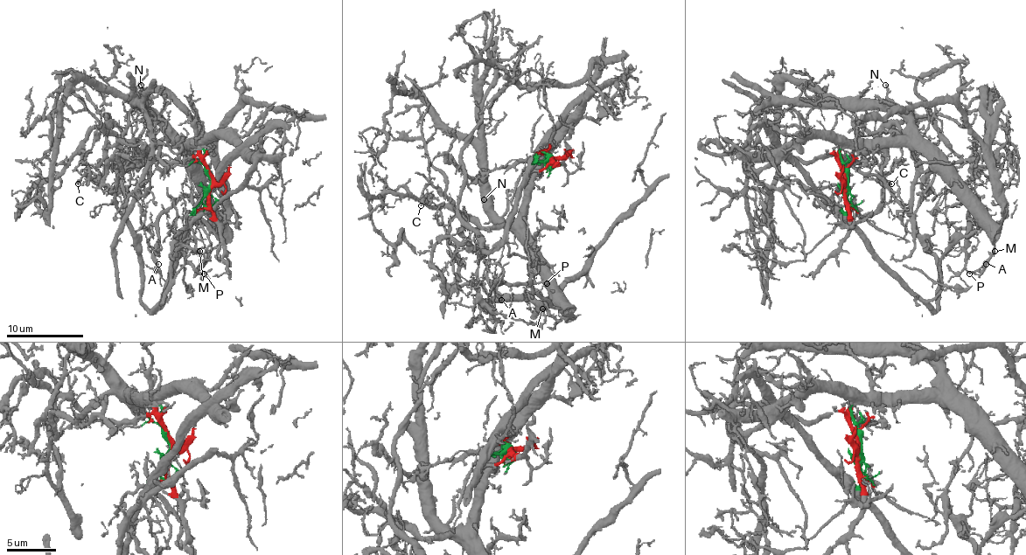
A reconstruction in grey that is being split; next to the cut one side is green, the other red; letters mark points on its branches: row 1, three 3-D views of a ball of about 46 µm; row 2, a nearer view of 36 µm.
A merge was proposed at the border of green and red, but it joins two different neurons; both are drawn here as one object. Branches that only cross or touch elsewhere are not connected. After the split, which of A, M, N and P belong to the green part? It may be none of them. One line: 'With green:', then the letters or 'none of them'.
With green: none of them

